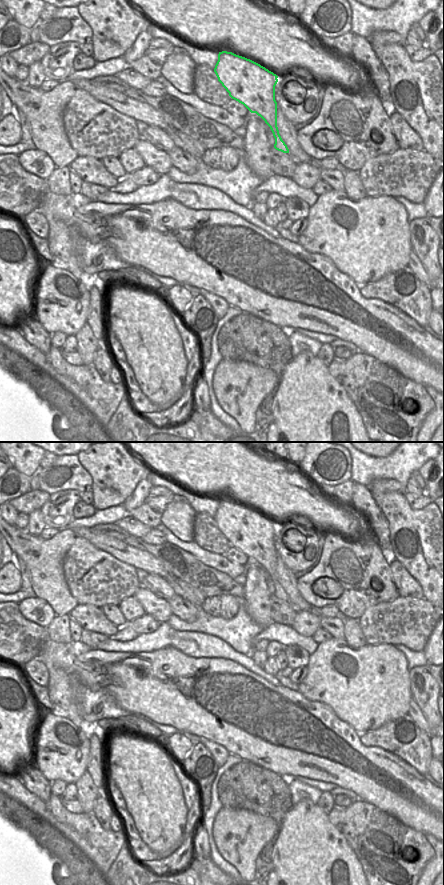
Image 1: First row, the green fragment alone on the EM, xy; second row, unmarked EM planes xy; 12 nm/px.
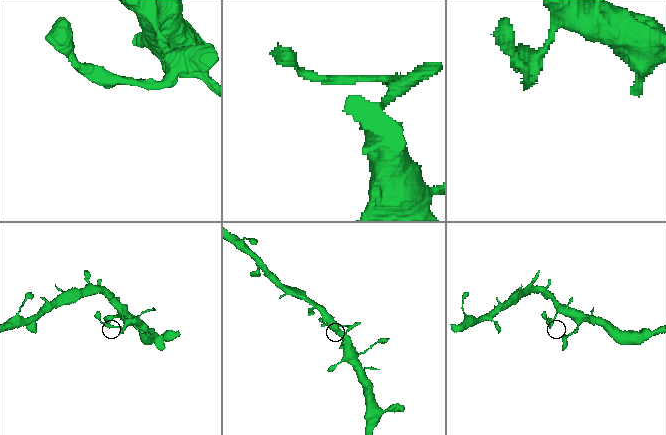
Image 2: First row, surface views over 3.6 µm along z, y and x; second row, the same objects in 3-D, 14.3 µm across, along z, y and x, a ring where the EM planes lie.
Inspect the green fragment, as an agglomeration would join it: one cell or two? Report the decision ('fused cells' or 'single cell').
single cell

